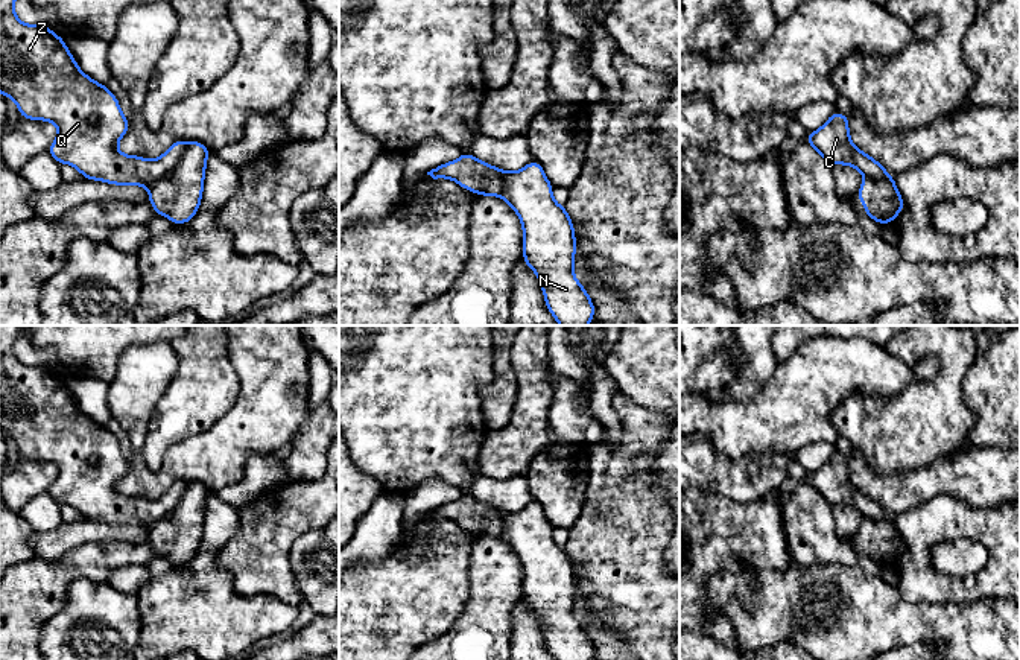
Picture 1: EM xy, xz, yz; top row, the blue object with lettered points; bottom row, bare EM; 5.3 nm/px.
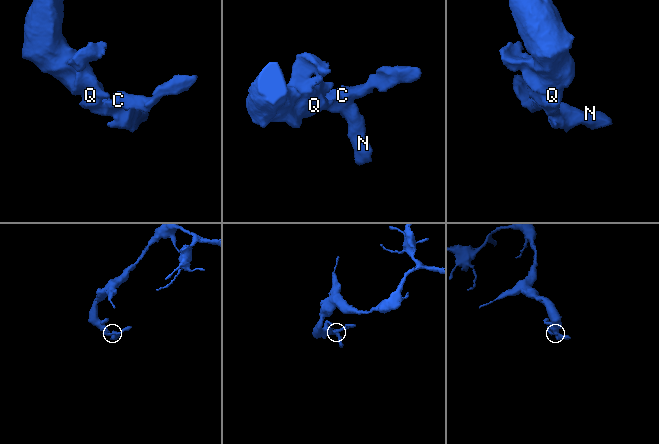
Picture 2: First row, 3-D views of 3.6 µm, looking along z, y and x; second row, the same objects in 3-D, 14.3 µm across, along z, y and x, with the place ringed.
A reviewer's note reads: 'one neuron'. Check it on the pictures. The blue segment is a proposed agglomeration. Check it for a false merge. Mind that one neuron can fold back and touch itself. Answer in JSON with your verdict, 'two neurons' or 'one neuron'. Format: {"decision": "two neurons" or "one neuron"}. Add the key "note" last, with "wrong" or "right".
{"decision": "two neurons", "note": "wrong"}

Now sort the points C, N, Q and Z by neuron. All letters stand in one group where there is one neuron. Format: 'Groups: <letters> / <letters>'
Groups: C Q Z / N

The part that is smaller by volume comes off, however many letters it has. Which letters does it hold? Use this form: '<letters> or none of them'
N

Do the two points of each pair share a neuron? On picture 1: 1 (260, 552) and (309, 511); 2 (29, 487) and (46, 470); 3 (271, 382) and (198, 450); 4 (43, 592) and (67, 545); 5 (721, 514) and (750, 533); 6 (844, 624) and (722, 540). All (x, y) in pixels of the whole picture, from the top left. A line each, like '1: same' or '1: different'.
1: same
2: same
3: same
4: different
5: same
6: different

